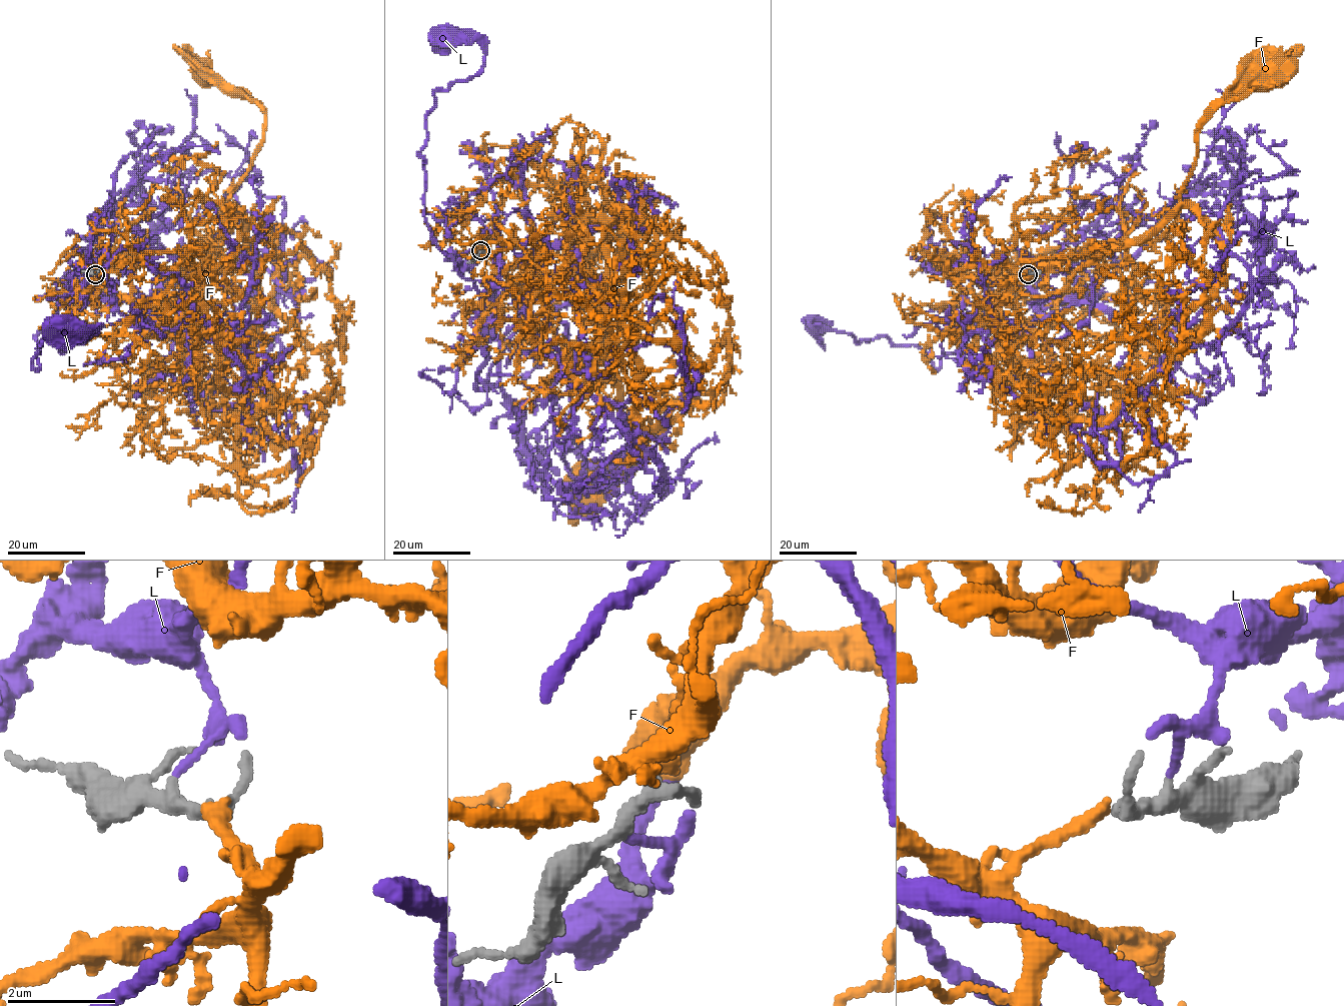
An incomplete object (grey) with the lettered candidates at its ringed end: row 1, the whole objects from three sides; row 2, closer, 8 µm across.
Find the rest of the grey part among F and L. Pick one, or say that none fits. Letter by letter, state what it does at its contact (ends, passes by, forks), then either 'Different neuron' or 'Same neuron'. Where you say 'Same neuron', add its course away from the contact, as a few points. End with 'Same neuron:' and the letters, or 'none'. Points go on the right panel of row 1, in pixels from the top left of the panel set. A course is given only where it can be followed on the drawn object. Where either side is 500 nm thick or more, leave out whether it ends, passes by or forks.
F: It ends there. Same neuron. Its course: (1027, 273), (943, 261), (975, 273), (1036, 273), (1151, 242), (1175, 218), (1199, 121), (1271, 71)
L: It ends there. Different neuron
Same neuron: F

